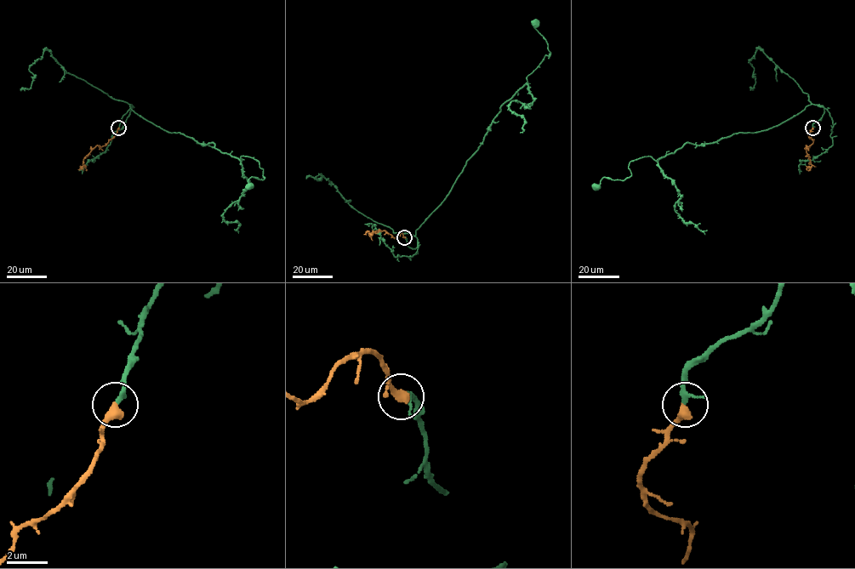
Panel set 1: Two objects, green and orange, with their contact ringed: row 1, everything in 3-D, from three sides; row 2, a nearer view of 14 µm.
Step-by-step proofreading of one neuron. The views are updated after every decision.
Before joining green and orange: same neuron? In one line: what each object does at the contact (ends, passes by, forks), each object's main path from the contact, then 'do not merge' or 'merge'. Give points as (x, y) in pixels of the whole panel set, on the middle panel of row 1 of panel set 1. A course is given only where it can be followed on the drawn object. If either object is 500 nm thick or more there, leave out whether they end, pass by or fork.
green ends | orange ends | green via (404, 237), (407, 245), (417, 247), (415, 230), (448, 193), (500, 107), (549, 58), (548, 43), (533, 23) | orange via (404, 237), (399, 233), (394, 237), (384, 230), (375, 231), (368, 235), (371, 236), (367, 232), (364, 234) | merge

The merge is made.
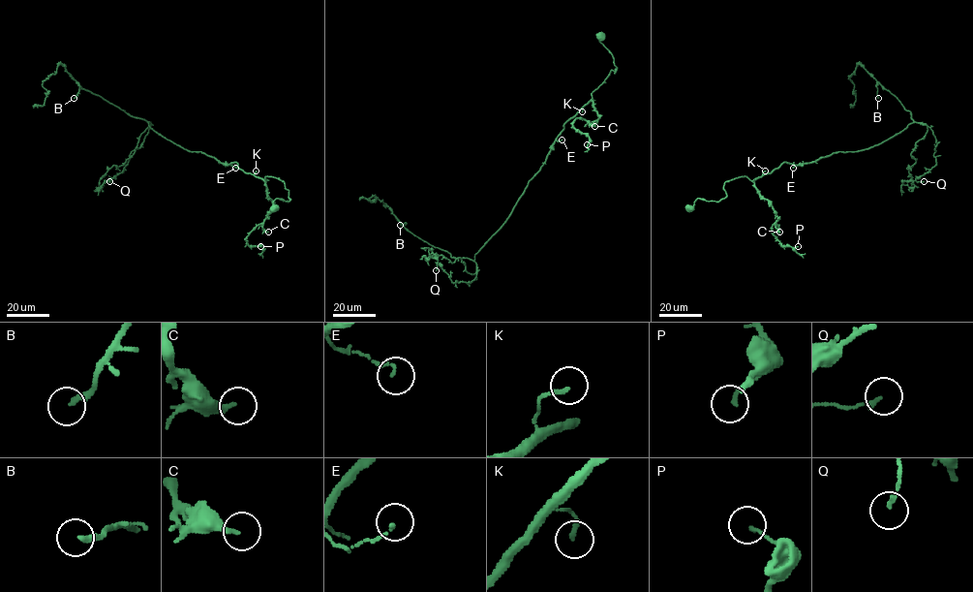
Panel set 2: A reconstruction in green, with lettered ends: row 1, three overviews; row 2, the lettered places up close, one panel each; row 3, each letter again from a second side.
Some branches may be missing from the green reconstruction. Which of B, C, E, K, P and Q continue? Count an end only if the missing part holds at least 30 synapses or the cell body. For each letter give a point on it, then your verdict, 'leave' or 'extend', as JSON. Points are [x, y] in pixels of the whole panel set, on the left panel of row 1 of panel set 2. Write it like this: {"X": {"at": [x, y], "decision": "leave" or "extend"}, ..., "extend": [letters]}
{"B": {"at": [74, 98], "decision": "extend"}, "C": {"at": [268, 232], "decision": "leave"}, "E": {"at": [235, 168], "decision": "leave"}, "K": {"at": [256, 171], "decision": "leave"}, "P": {"at": [260, 246], "decision": "leave"}, "Q": {"at": [109, 181], "decision": "leave"}, "extend": ["B"]}

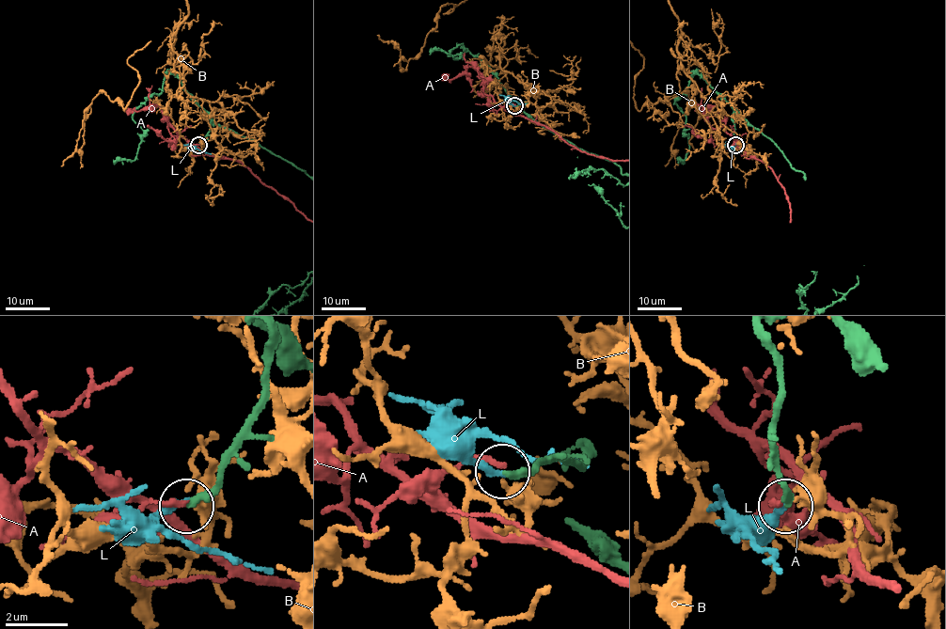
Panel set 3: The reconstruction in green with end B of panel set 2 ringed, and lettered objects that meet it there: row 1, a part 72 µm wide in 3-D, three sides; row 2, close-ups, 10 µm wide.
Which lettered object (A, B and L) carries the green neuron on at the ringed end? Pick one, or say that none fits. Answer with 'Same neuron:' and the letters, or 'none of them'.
Same neuron: none of them

